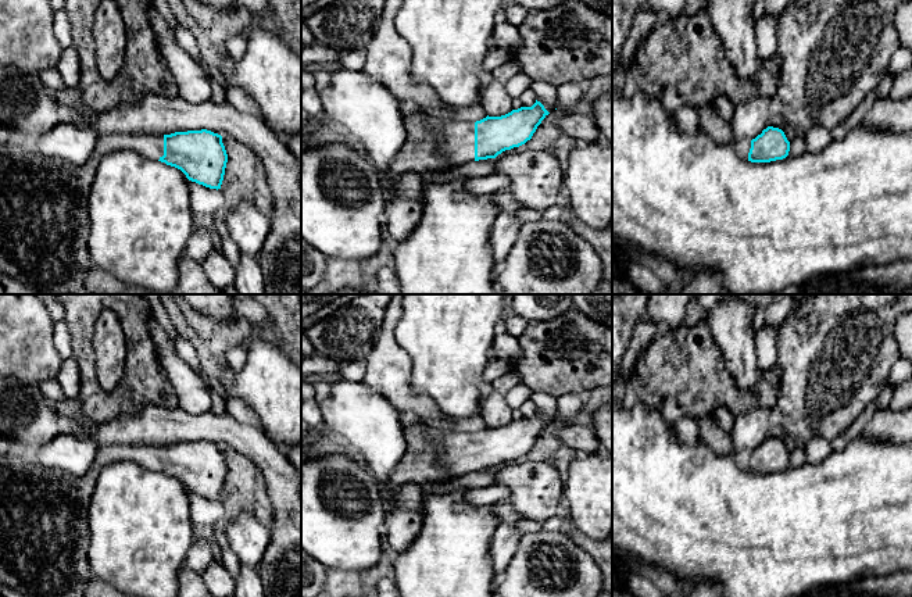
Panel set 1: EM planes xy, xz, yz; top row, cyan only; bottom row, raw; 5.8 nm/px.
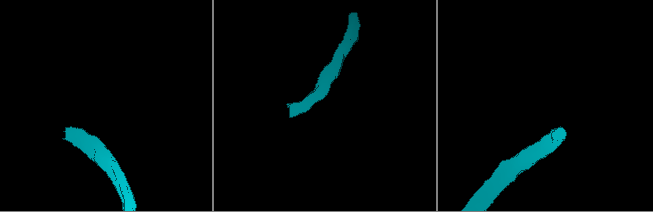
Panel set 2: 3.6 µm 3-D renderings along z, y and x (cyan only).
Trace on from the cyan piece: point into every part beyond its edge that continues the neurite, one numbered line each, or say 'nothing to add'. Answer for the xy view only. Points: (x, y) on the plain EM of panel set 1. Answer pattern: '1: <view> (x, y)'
1: xy (45, 537)

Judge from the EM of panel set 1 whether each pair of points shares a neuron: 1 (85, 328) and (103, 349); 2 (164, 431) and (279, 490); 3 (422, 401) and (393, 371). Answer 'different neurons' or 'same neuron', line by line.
1: different neurons
2: same neuron
3: same neuron

